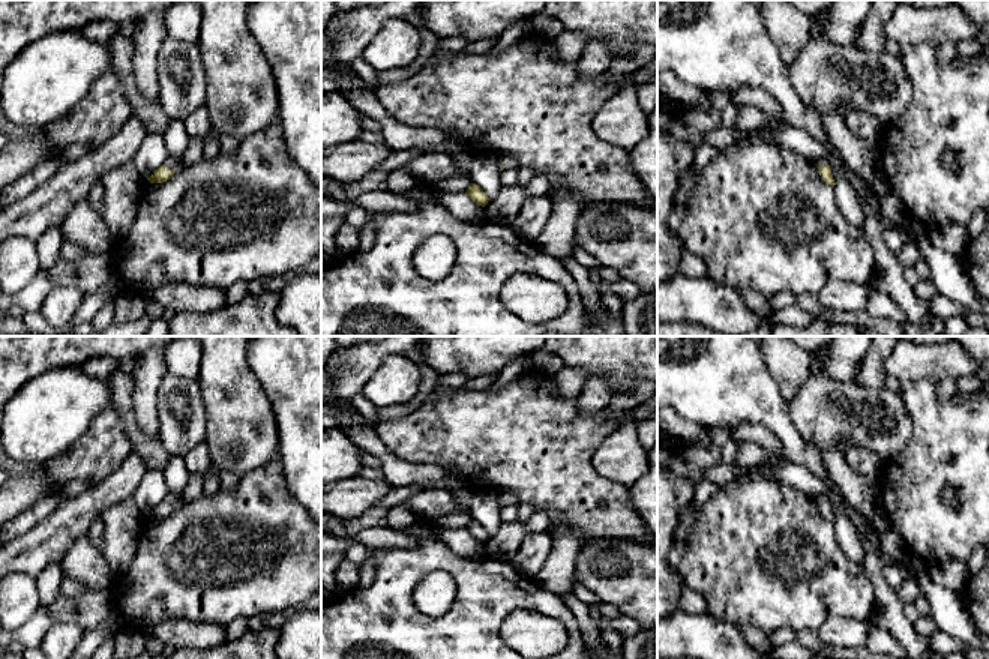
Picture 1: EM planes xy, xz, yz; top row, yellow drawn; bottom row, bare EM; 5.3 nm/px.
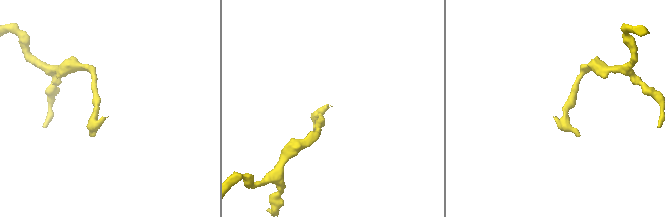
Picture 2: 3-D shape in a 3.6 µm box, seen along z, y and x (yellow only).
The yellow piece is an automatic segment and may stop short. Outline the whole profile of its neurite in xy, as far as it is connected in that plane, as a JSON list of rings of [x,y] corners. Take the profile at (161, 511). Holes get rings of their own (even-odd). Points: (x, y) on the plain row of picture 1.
[[[183,491],[179,495],[168,494],[147,516],[150,519],[164,519],[173,513],[176,506],[182,501]]]

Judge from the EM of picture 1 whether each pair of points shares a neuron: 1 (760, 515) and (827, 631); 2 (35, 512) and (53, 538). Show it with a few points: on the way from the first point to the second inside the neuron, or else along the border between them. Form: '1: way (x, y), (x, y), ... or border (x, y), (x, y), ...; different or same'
1: border (857, 619), (829, 617), (817, 632); different
2: border (66, 500), (27, 532), (15, 538); different

